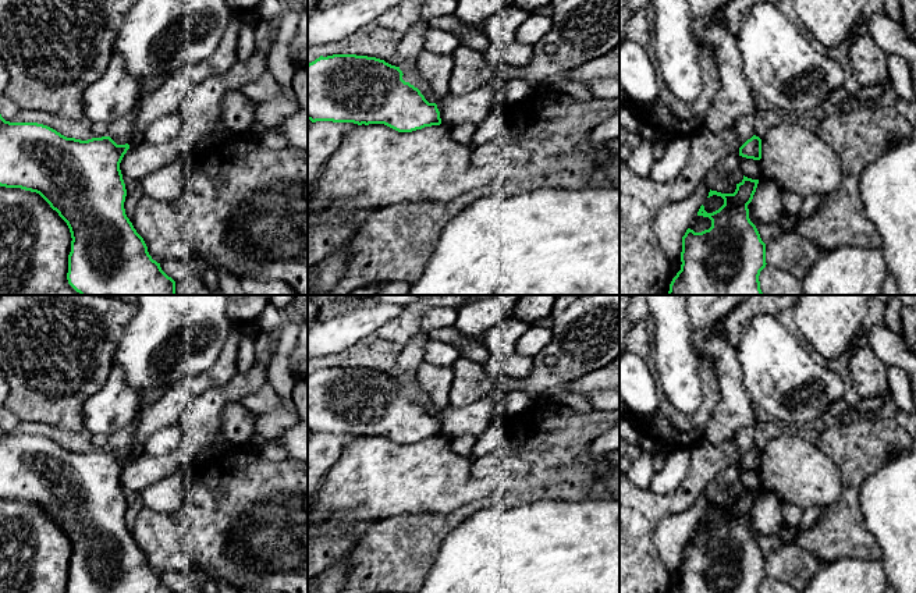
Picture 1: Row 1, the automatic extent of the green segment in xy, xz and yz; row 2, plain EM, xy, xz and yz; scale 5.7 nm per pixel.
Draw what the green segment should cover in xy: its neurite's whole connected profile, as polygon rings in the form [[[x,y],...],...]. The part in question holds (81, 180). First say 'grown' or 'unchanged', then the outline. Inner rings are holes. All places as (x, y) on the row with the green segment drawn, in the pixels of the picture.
unchanged | [[[0,114],[0,187],[21,188],[39,193],[67,223],[72,238],[71,252],[68,255],[67,280],[68,284],[81,295],[175,295],[175,281],[161,270],[160,263],[152,259],[143,238],[136,232],[125,214],[124,202],[127,189],[120,170],[120,163],[128,149],[128,143],[117,145],[110,136],[92,138],[88,141],[67,138],[47,125],[38,122],[10,122]]]

